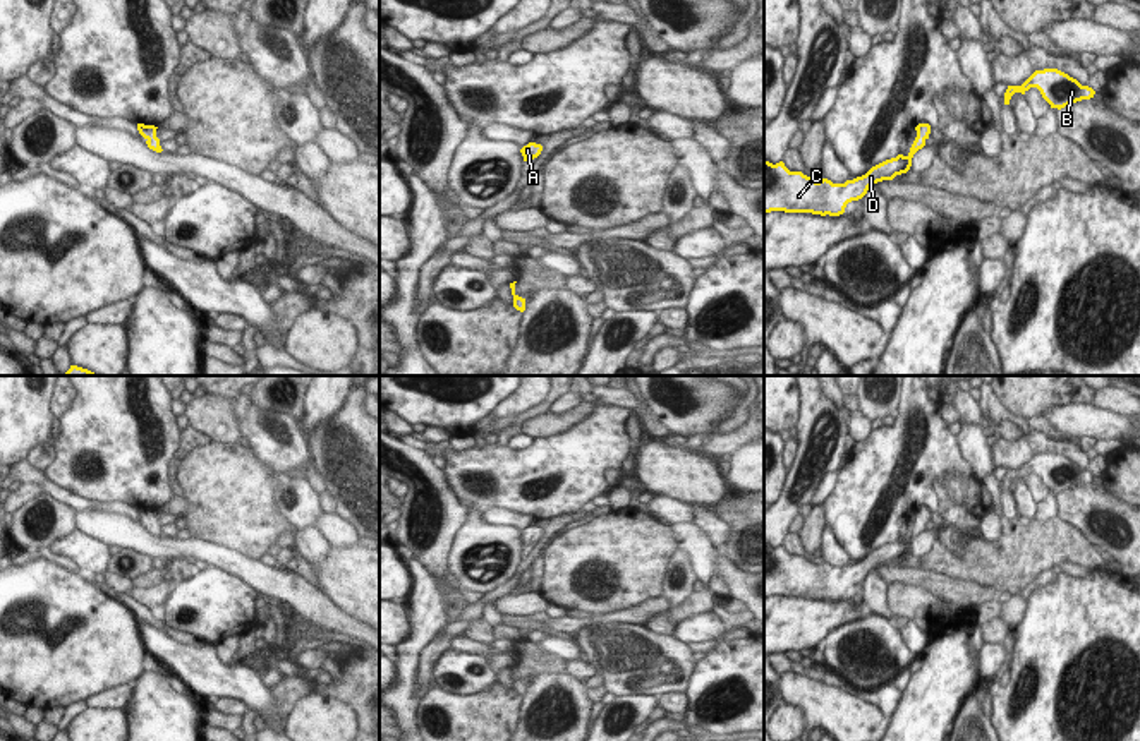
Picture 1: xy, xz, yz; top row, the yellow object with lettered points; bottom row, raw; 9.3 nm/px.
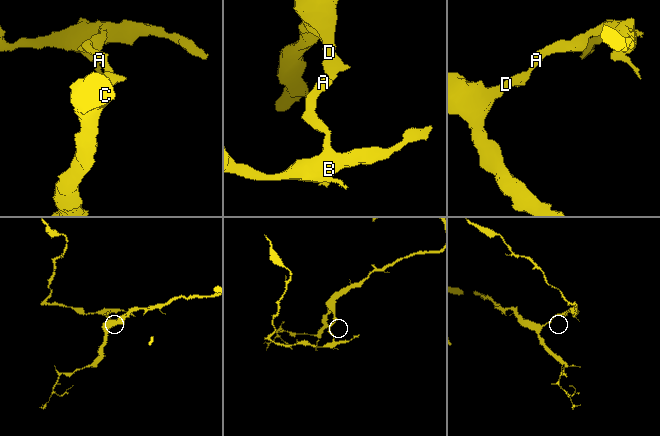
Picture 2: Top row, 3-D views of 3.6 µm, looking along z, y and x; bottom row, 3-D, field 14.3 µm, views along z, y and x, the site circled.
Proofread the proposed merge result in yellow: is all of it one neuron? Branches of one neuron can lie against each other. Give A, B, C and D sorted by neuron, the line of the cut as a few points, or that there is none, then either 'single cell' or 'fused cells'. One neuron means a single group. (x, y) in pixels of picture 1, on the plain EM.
A B C D; no cut; single cell

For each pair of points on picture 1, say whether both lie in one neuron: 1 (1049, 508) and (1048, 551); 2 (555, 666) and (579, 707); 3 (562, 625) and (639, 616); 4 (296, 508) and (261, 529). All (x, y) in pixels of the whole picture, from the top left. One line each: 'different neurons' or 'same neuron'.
1: different neurons
2: different neurons
3: same neuron
4: different neurons

